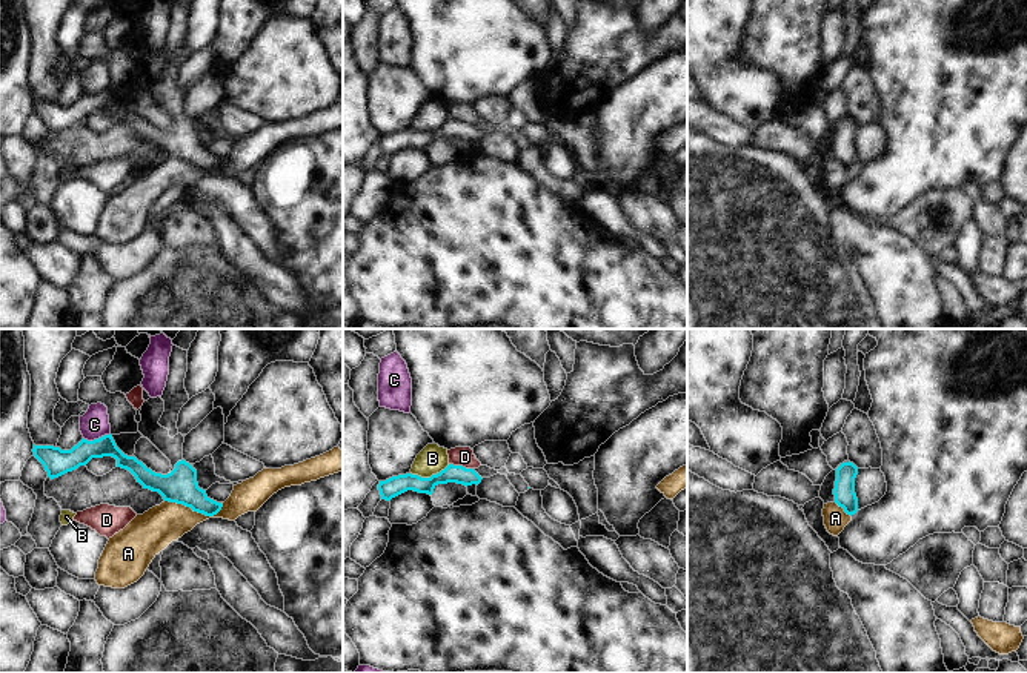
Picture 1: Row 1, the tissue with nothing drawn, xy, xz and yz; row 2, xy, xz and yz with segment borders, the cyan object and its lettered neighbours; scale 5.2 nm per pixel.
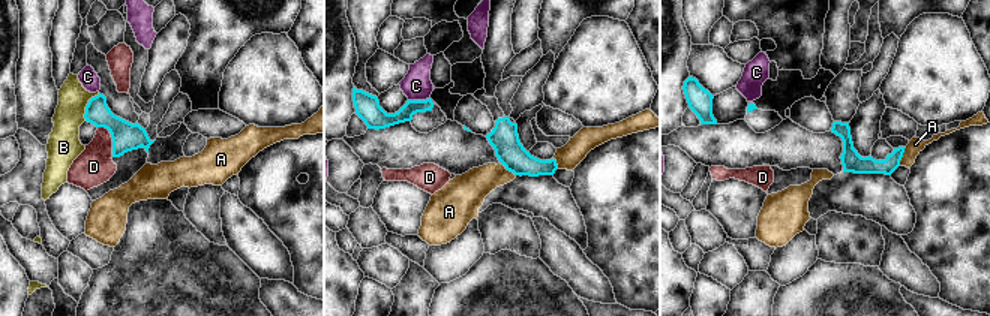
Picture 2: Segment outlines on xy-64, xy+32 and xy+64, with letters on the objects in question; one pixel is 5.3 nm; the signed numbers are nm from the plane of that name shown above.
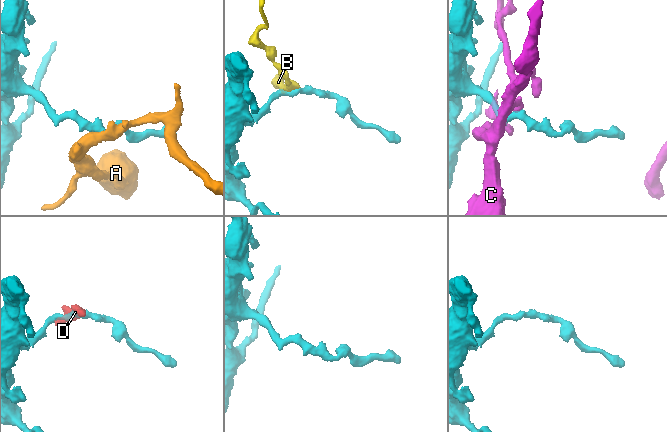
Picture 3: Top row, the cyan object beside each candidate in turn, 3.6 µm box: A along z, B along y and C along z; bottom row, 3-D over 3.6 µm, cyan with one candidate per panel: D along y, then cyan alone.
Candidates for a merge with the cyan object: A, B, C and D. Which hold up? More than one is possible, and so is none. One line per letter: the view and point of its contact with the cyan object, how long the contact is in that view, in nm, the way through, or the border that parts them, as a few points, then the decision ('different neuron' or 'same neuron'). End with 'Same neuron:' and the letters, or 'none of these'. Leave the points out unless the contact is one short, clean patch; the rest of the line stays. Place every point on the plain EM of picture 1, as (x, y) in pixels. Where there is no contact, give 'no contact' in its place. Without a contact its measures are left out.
A: xy (194, 166) | 320 nm | different neuron
B: xz (431, 132) | 220 nm | along xz (449, 120), (429, 132), (411, 129) | different neuron
C: xy (96, 96) | 150 nm | along xy (109, 88), (93, 96), (83, 94) | different neuron
D: xz (461, 122) | 130 nm | along xz (449, 119), (472, 125) | different neuron
Same neuron: none of these

